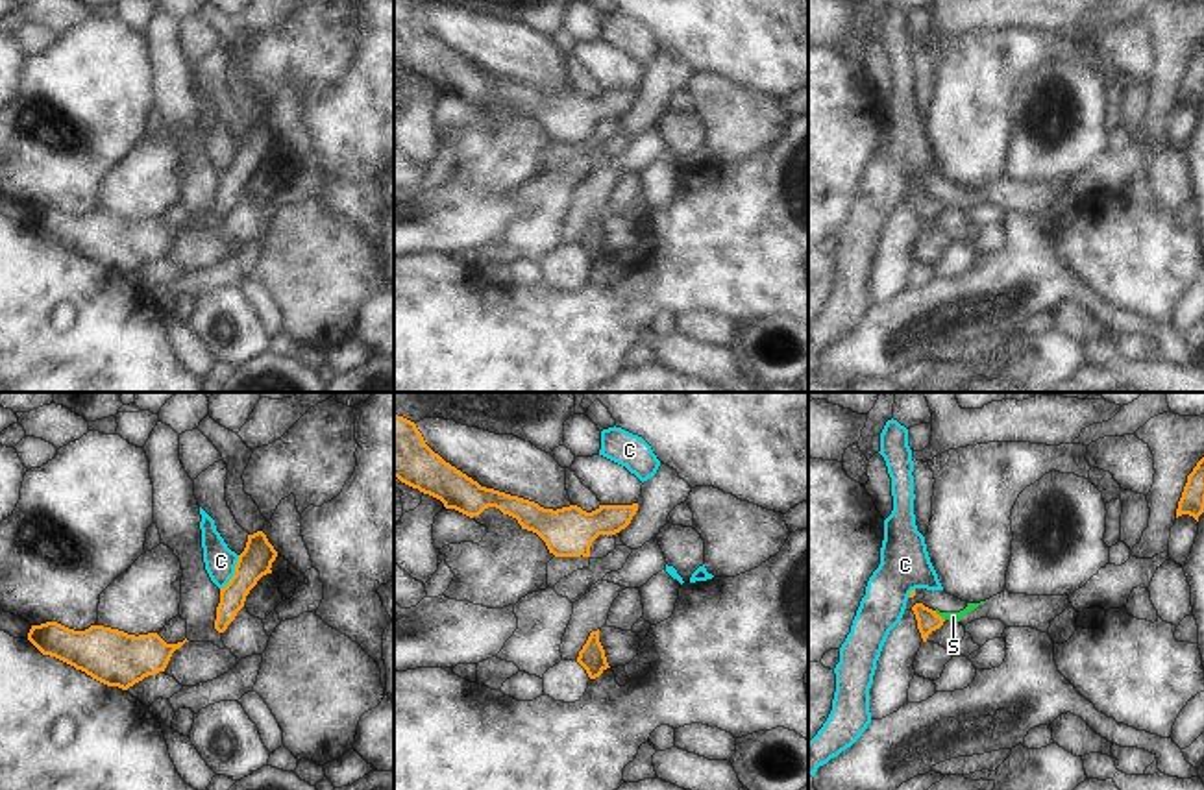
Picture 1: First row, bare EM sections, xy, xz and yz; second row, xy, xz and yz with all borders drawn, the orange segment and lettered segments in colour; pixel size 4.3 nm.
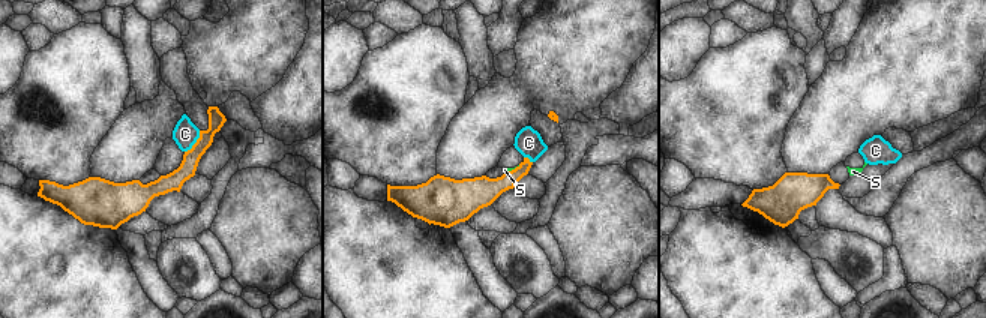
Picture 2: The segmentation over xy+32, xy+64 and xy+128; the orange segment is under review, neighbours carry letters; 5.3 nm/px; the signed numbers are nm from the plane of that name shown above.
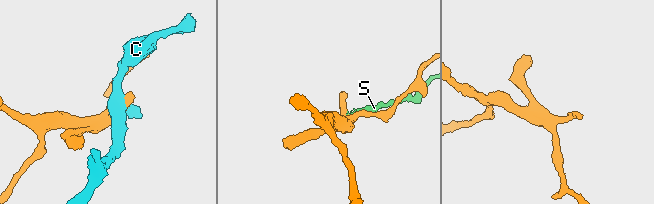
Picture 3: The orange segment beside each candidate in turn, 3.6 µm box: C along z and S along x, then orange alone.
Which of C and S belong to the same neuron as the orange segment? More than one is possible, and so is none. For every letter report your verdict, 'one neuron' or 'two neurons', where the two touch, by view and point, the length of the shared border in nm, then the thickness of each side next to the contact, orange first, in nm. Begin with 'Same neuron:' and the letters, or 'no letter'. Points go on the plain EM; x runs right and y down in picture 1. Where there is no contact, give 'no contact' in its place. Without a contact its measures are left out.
Same neuron: no letter
C: two neurons; meets orange in xy at (235, 158); contact 170 nm long; 140 nm thick on the orange side, 140 nm on the other
S: two neurons; meets orange in yz at (940, 202); contact 60 nm long; 100 nm thick on the orange side, 50 nm on the other

